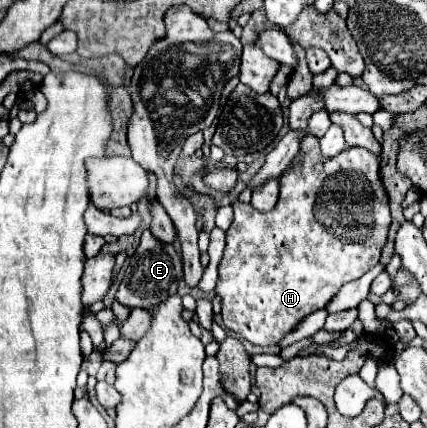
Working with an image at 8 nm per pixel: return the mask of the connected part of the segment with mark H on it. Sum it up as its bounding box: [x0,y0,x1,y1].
[216,139,390,345]

